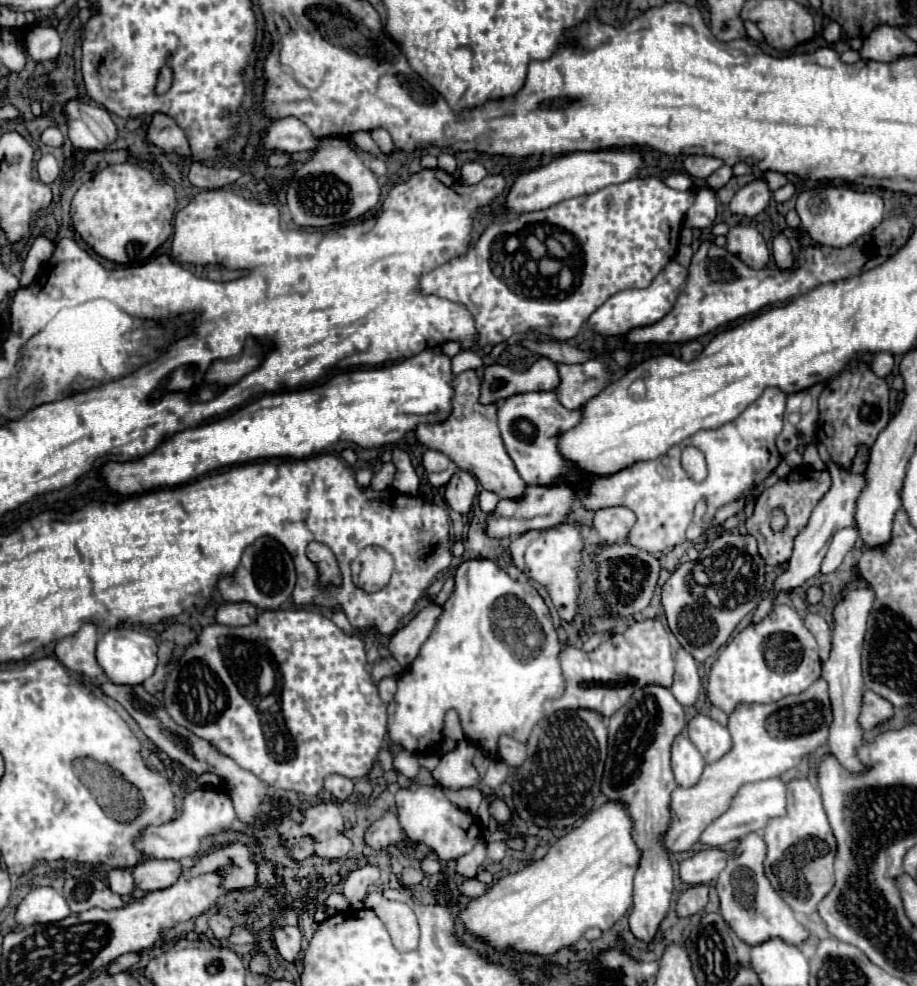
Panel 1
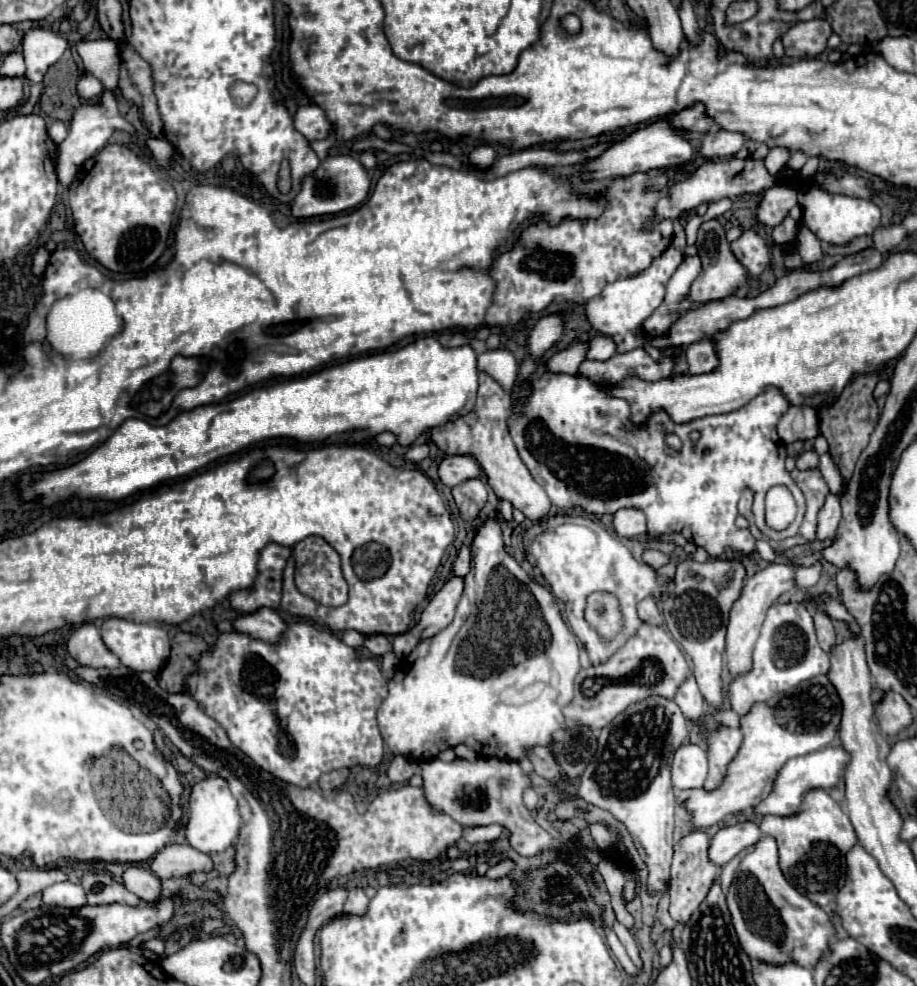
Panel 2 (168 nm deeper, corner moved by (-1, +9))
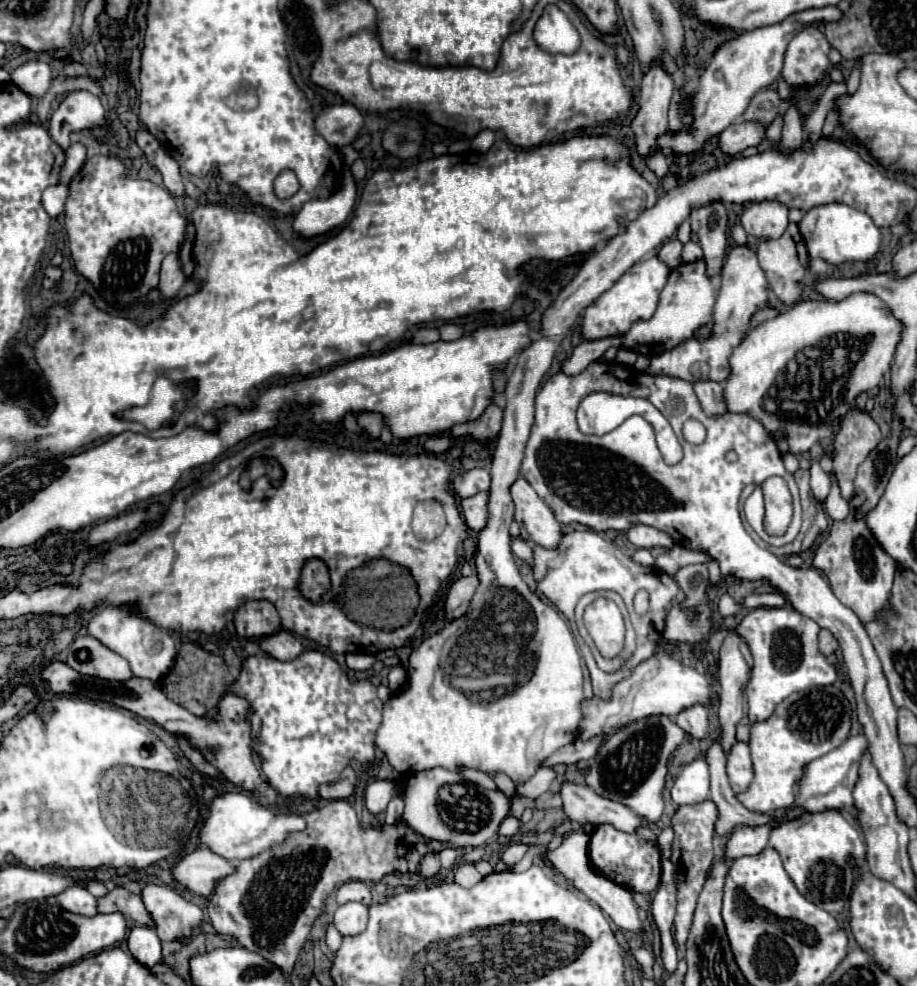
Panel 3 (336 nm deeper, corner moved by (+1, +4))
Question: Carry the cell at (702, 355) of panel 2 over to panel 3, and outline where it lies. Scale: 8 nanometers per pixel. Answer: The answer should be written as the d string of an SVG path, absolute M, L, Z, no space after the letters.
M696 380L694 390L696 390L696 396L698 396L698 400L708 416L718 416L718 414L726 412L726 406L722 400L722 390L724 390L722 382Z

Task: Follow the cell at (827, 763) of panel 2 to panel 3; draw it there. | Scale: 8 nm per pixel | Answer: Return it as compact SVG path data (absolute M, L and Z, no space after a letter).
M864 734L850 736L836 750L824 754L822 758L812 760L804 768L804 778L800 778L800 782L796 782L796 802L792 806L784 808L784 820L796 820L804 812L824 812L828 808L836 808L836 810L846 808L852 814L856 814L856 808L852 802L852 788L854 788L854 782L858 780L858 762L860 762L862 750L866 746L868 746L868 742L866 742Z

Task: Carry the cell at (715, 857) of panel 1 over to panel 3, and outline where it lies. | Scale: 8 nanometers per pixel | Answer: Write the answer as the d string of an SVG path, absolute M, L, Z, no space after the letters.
M766 824L766 826L740 826L736 828L730 836L728 836L728 842L726 842L726 848L724 848L724 858L728 862L740 858L740 856L748 856L748 854L760 854L766 844L768 844L768 834L770 834L770 828L774 824Z

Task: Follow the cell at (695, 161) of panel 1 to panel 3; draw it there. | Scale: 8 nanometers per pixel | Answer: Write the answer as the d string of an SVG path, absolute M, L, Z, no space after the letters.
M734 122L718 136L718 146L724 154L736 156L744 152L748 146L758 146L764 138L764 128L756 122Z

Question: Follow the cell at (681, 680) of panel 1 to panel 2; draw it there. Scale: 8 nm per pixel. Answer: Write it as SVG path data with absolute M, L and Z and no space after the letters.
M690 677L690 681L686 681L686 685L682 685L682 689L678 689L676 697L674 697L676 705L680 707L680 711L684 713L686 719L698 723L704 715L704 697L698 691L698 685L694 681L694 677Z

